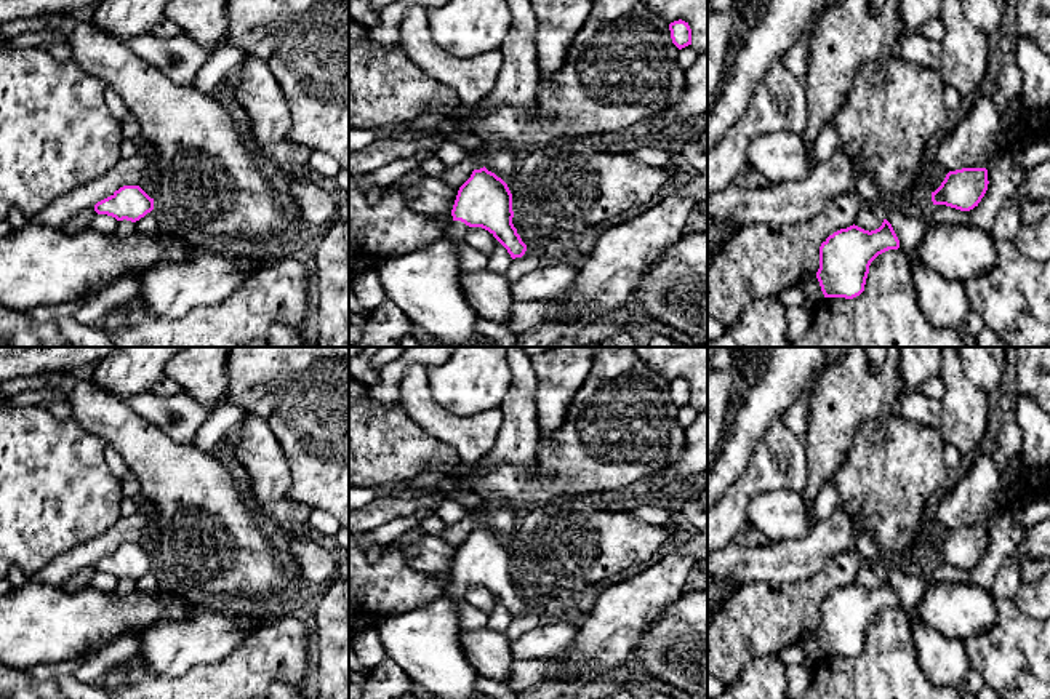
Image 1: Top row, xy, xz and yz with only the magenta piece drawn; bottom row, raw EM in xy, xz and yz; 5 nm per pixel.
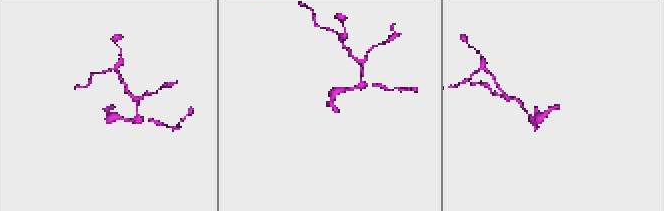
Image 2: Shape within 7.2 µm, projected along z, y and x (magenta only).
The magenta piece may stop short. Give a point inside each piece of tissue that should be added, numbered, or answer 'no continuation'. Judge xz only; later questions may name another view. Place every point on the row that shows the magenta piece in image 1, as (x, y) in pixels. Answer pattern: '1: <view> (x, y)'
1: xz (424, 283)

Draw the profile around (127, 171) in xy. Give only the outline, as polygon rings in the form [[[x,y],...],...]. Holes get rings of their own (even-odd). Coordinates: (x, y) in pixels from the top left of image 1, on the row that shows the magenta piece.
[[[136,154],[130,160],[120,160],[101,178],[59,197],[48,208],[29,218],[29,222],[62,230],[82,210],[94,208],[98,202],[114,195],[123,186],[138,186],[147,165],[147,157],[141,154]]]

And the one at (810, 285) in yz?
[[[812,275],[812,277],[805,278],[800,283],[800,286],[802,286],[802,290],[804,290],[804,293],[808,299],[808,307],[810,309],[813,309],[813,306],[824,298],[816,275]]]

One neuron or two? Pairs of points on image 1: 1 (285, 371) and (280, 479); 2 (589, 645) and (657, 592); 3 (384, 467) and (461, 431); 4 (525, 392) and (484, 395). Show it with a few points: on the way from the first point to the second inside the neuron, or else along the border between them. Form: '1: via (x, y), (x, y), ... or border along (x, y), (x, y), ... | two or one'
1: border along (261, 419), (287, 461), (288, 488) | two
2: via (605, 634), (641, 600) | one
3: border along (410, 416), (424, 431), (450, 445), (460, 459) | two
4: border along (509, 363), (511, 384), (498, 407) | two

